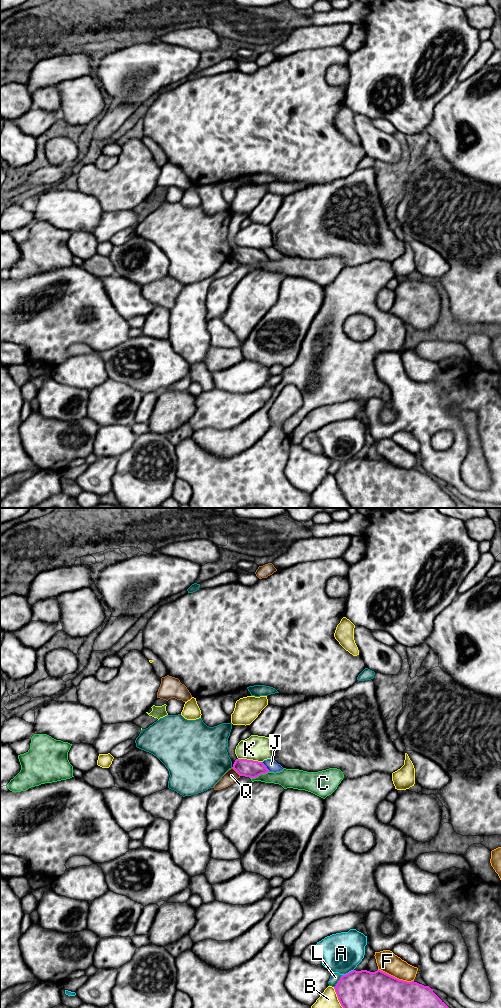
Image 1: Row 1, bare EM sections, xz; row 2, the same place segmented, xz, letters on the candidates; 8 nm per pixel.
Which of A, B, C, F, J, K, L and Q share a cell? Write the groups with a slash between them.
A / B / C / F / J / K / L / Q

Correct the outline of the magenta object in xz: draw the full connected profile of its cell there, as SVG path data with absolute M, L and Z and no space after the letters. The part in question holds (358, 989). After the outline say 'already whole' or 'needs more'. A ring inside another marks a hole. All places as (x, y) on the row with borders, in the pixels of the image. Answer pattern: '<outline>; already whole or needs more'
M353 970L342 975L334 989L343 1008L449 1008L429 986L399 980L381 970Z; already whole

